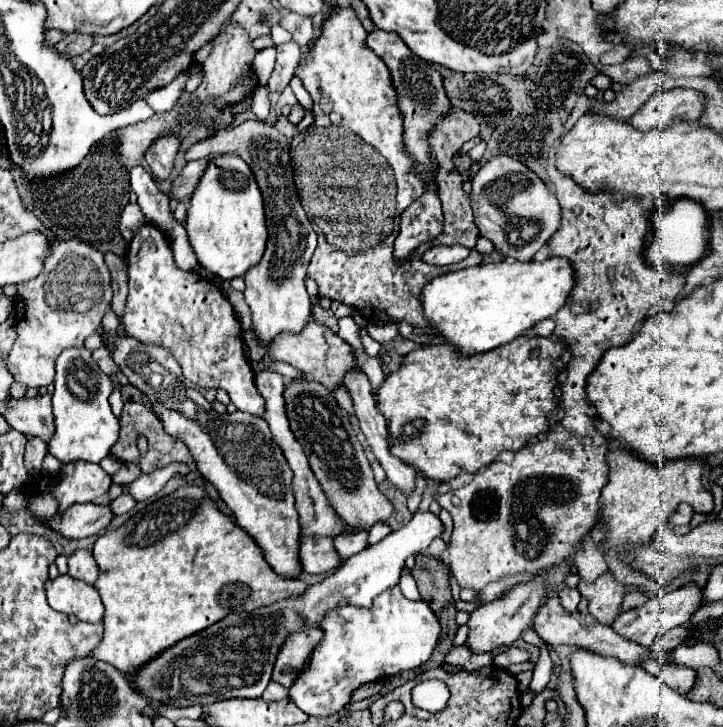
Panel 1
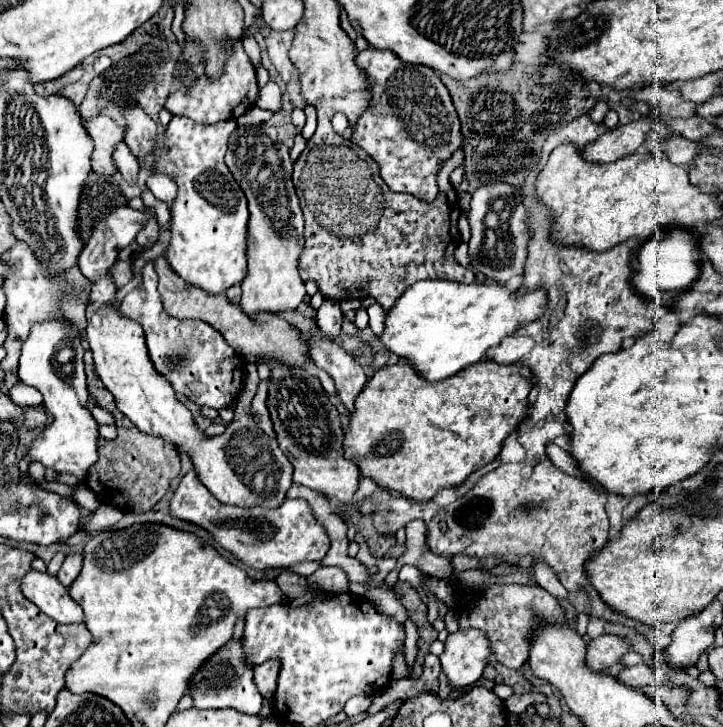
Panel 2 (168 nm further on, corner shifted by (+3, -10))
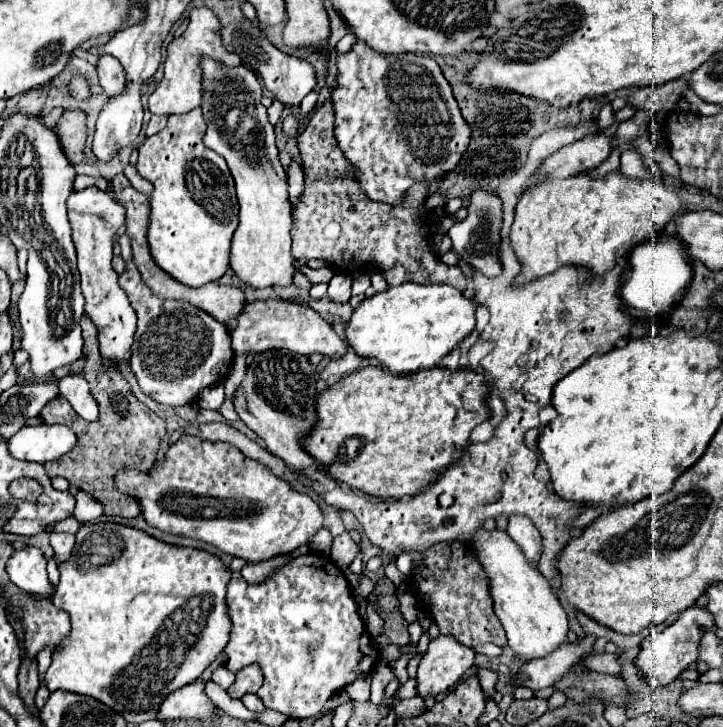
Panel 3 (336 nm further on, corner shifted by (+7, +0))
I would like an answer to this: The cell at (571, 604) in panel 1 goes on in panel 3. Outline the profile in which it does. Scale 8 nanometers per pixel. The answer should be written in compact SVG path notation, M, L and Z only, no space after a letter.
M513 515L509 517L507 533L523 549L527 561L531 565L537 565L543 545L541 545L541 535L537 533L537 527L533 525L533 521L527 515Z

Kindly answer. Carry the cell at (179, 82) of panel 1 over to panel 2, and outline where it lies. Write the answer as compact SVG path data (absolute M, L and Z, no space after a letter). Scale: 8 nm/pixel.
M173 117L169 131L165 133L167 151L161 153L157 161L159 173L169 173L175 177L179 191L171 209L171 243L167 249L167 259L177 275L181 275L191 285L203 287L209 293L225 293L231 285L237 285L247 275L247 225L249 209L247 197L227 169L223 157L227 151L229 135L237 129L233 119L215 125L199 125L187 117Z

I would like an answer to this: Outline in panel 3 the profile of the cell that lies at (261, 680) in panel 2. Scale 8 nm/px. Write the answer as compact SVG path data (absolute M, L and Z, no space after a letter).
M249 665L235 673L235 683L227 689L227 695L231 699L241 699L247 693L257 693L261 683L261 671L255 665Z

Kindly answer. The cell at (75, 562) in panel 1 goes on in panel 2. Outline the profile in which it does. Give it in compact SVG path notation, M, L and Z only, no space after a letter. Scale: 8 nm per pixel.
M79 553L67 555L67 559L65 559L65 563L63 563L57 579L59 579L65 587L69 587L69 585L79 577L81 569L83 569L83 555L79 555Z

